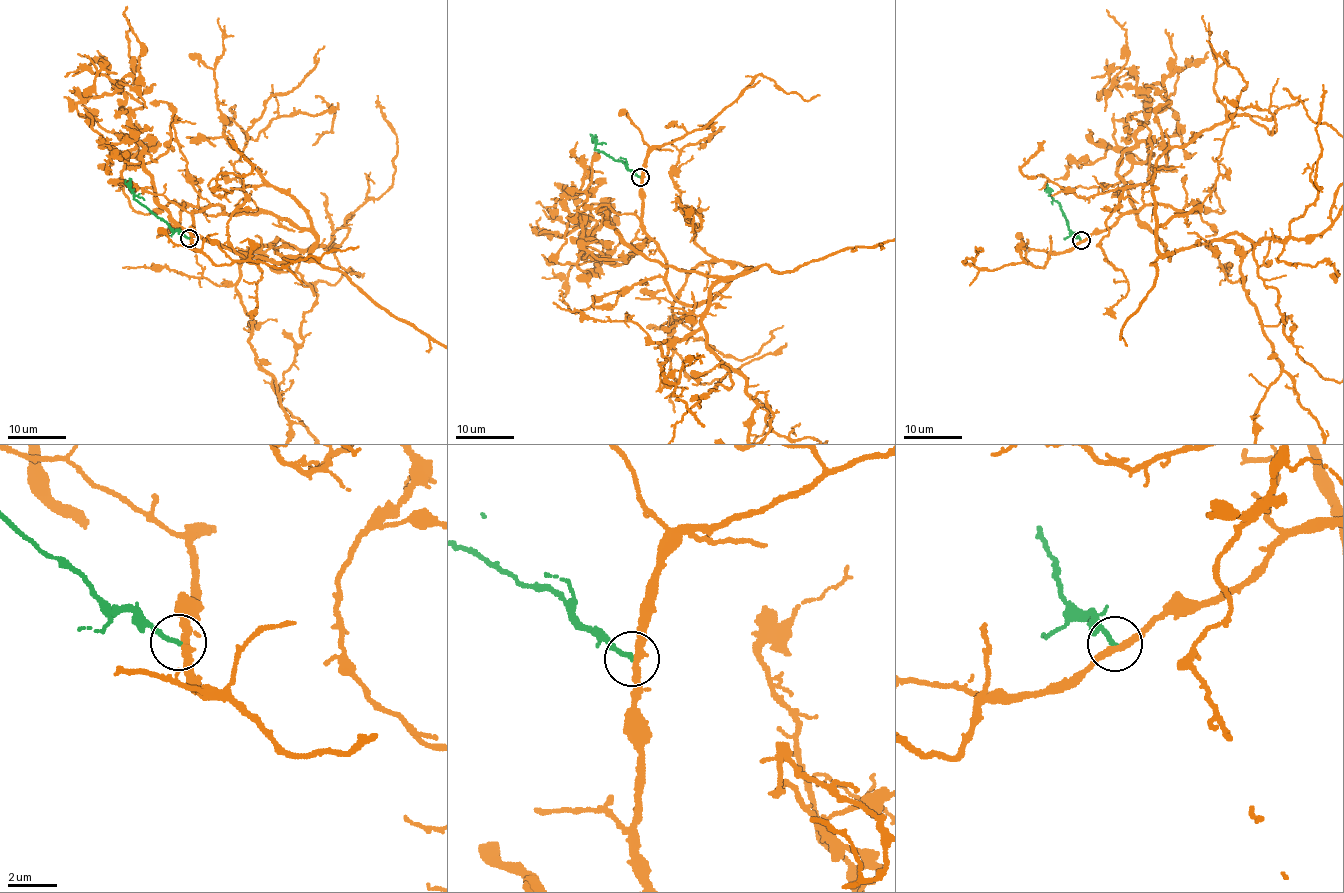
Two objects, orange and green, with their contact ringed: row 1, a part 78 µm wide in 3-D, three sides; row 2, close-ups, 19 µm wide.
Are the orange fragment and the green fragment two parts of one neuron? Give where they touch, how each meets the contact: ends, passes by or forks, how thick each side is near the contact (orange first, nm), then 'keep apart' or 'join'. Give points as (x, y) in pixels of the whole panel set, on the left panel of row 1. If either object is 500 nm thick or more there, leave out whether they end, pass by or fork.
place (189, 238); orange passes by; green ends; calibres 280 and 180 nm; keep apart

